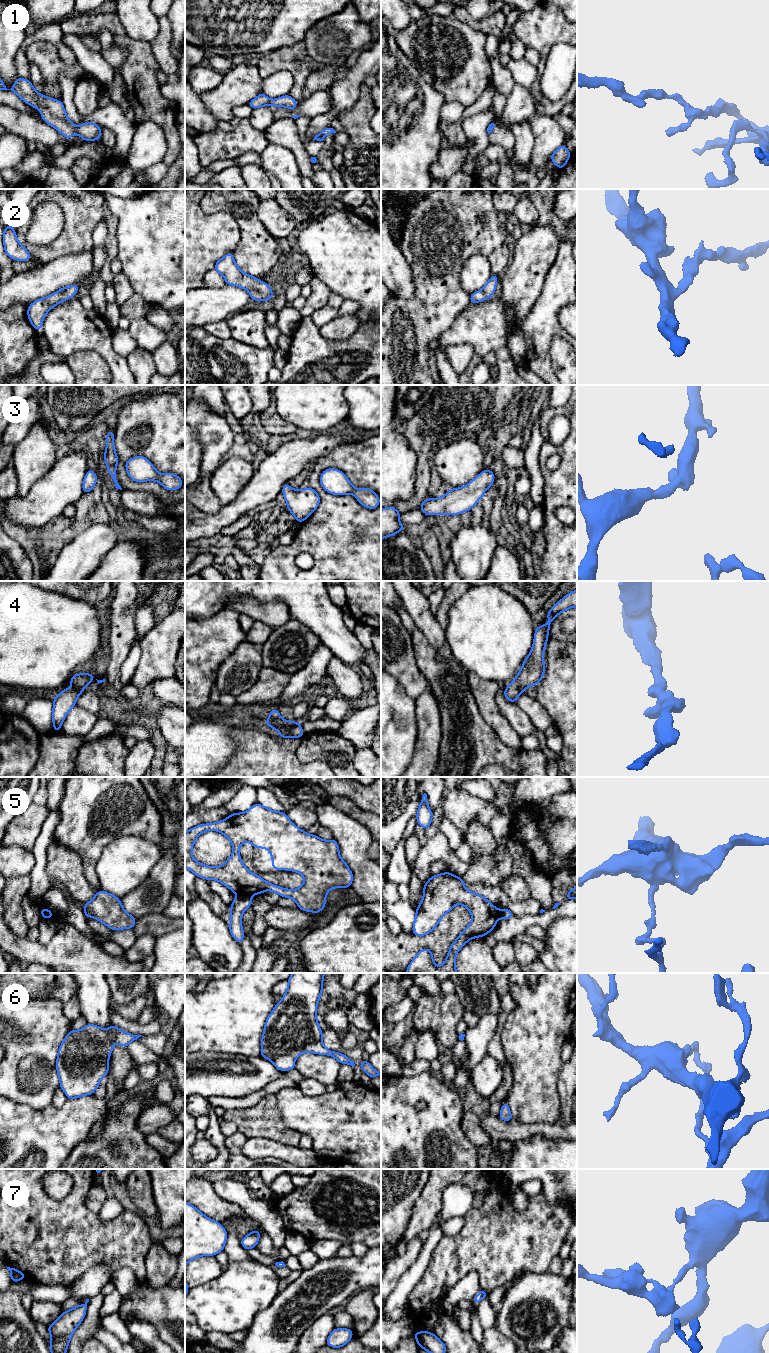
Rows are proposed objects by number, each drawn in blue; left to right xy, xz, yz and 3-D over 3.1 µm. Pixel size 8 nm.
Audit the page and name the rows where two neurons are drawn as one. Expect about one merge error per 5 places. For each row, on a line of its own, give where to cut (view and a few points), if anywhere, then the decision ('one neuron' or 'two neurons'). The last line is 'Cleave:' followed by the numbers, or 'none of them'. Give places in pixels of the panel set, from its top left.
1: no cut; one neuron
2: no cut; one neuron
3: no cut; one neuron
4: no cut; one neuron
5: cut in xz along (238, 894), (249, 896); two neurons
6: no cut; one neuron
7: no cut; one neuron
Cleave: 5

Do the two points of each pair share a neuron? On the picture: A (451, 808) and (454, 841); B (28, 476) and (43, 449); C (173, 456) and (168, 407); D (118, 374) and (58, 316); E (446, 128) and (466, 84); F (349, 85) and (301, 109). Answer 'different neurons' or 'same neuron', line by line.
A: different neurons
B: same neuron
C: same neuron
D: same neuron
E: different neurons
F: different neurons

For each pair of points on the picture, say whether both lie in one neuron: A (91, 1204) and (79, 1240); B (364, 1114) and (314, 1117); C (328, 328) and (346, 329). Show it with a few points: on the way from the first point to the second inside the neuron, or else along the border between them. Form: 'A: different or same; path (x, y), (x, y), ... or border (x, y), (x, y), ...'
A: different; border (85, 1205), (90, 1210), (98, 1213)
B: same; path (352, 1117), (326, 1117)
C: same; path (332, 329), (342, 329)

